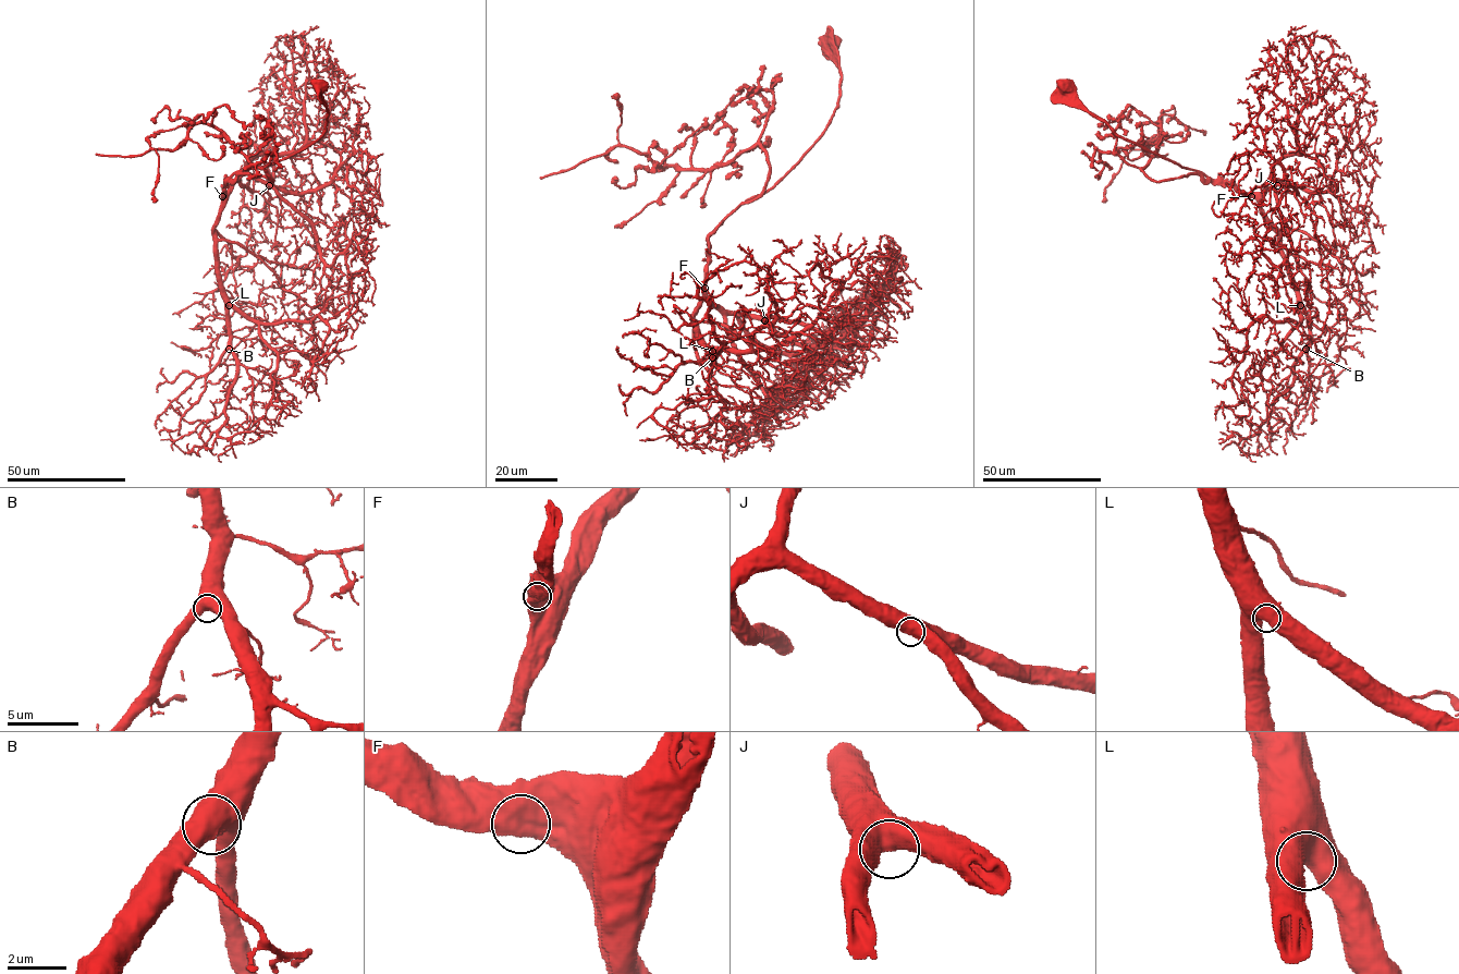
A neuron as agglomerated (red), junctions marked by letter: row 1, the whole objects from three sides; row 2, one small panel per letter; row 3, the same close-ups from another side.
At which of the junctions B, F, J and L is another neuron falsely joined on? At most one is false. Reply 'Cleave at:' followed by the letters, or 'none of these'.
Cleave at: none of these

